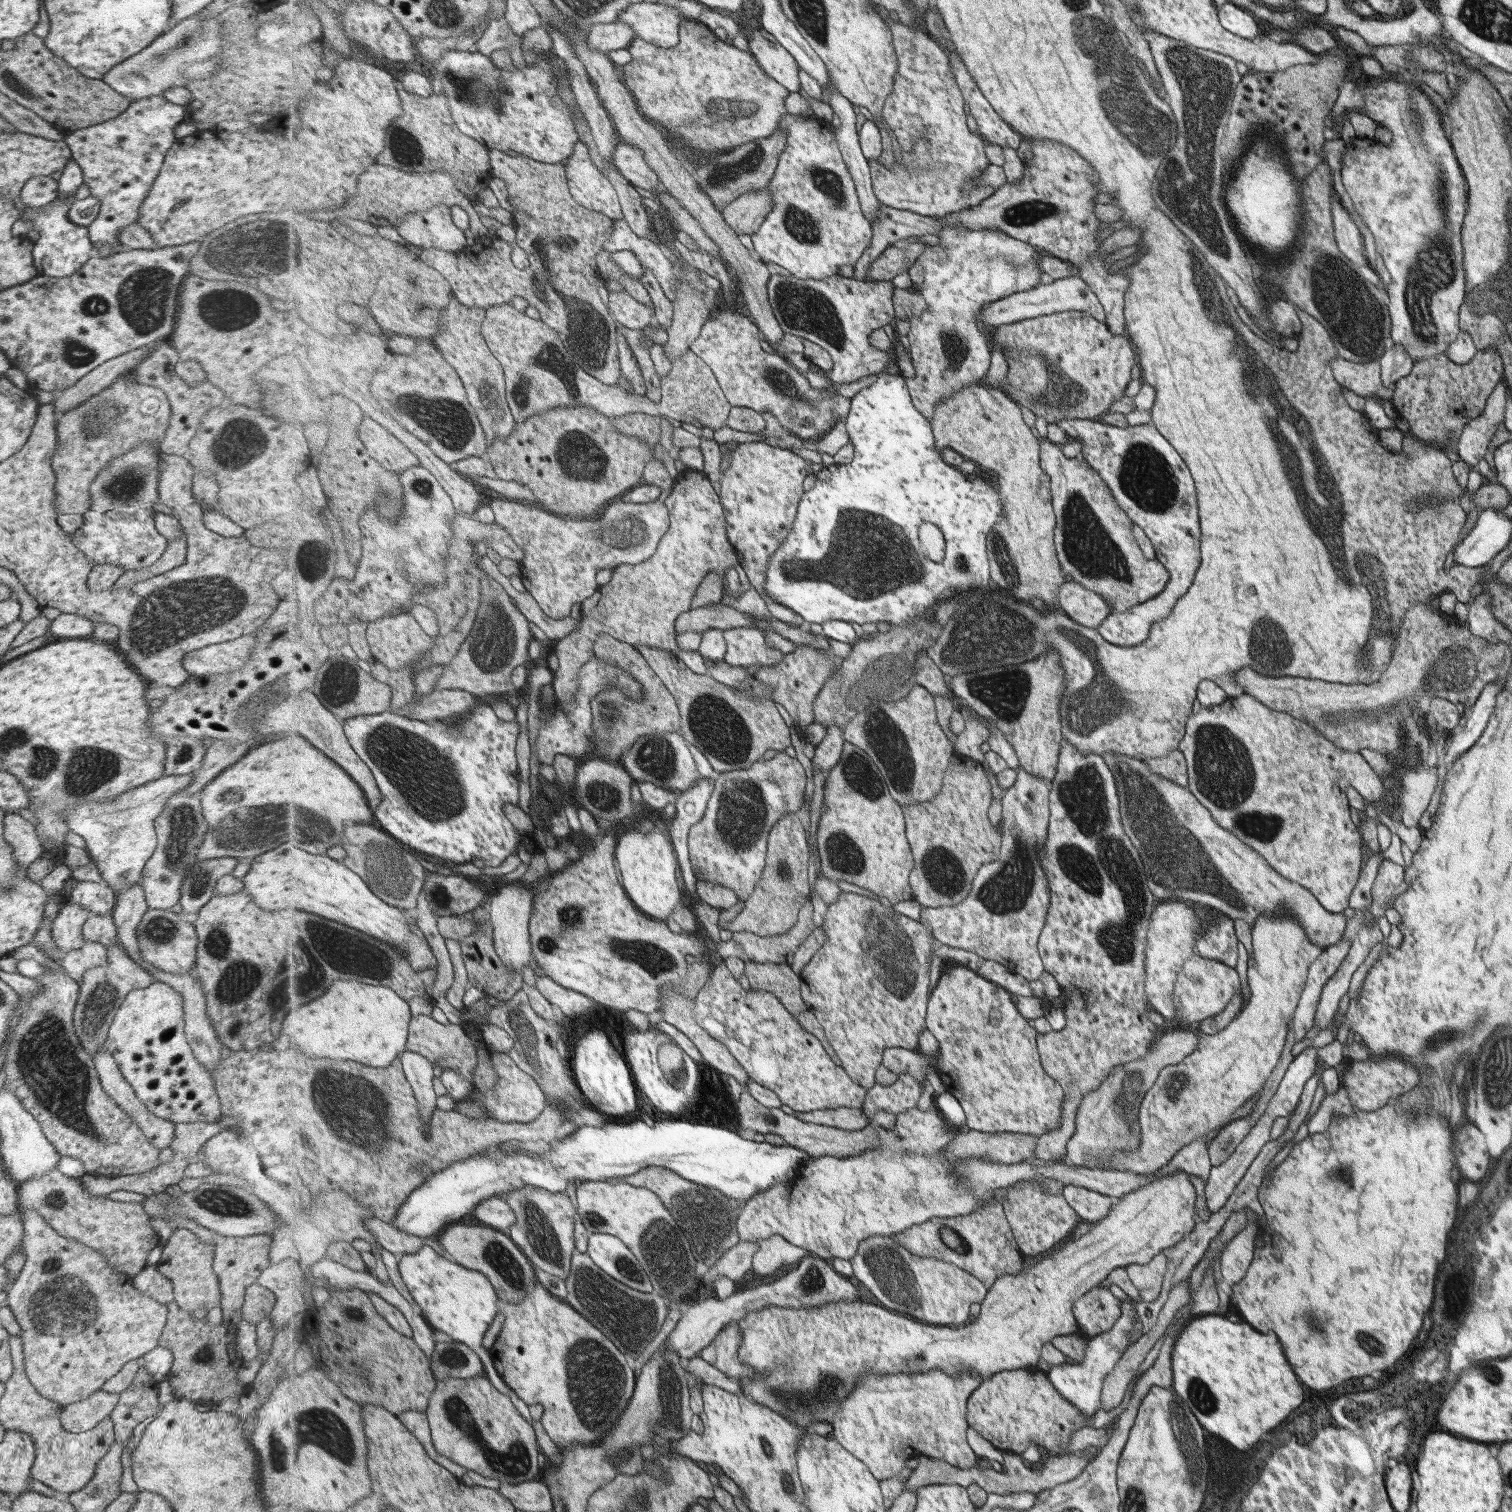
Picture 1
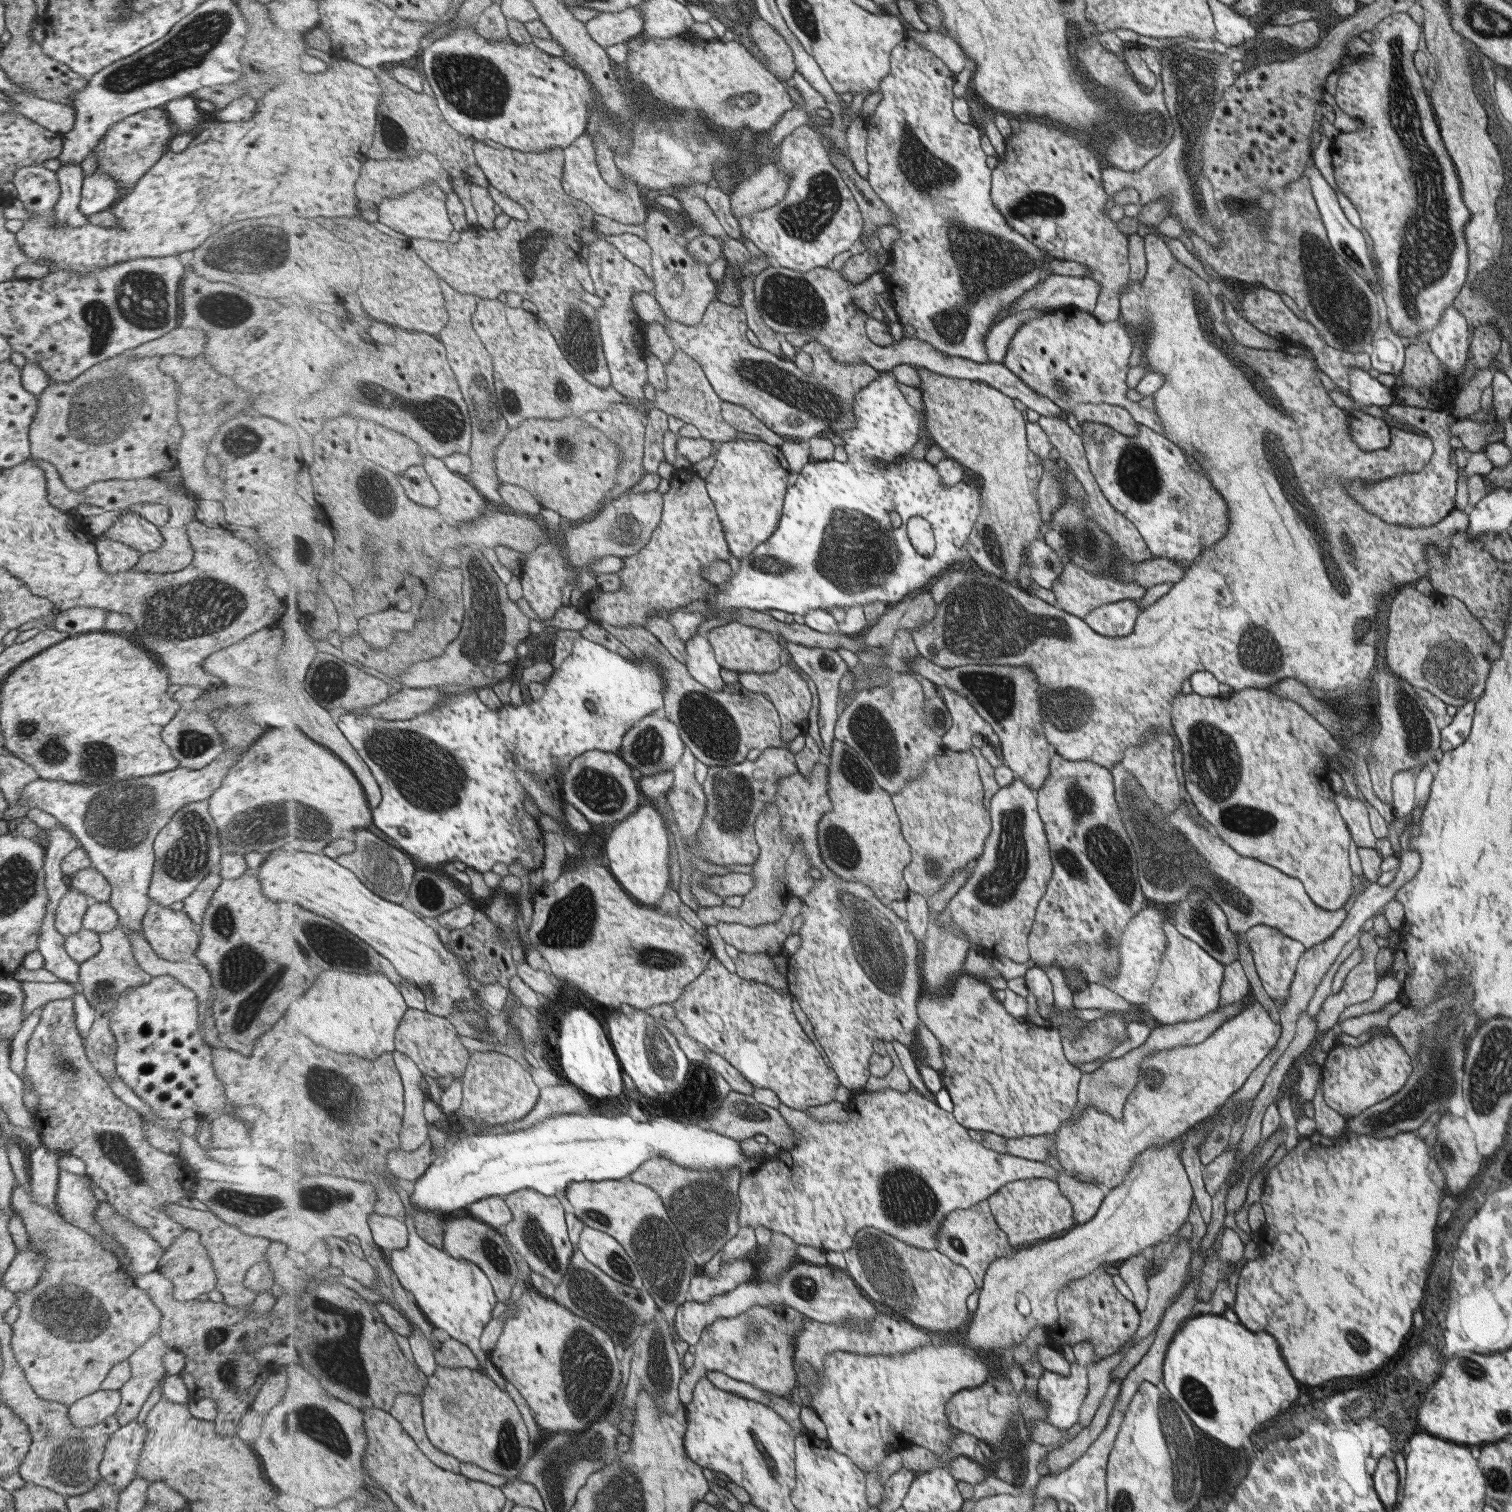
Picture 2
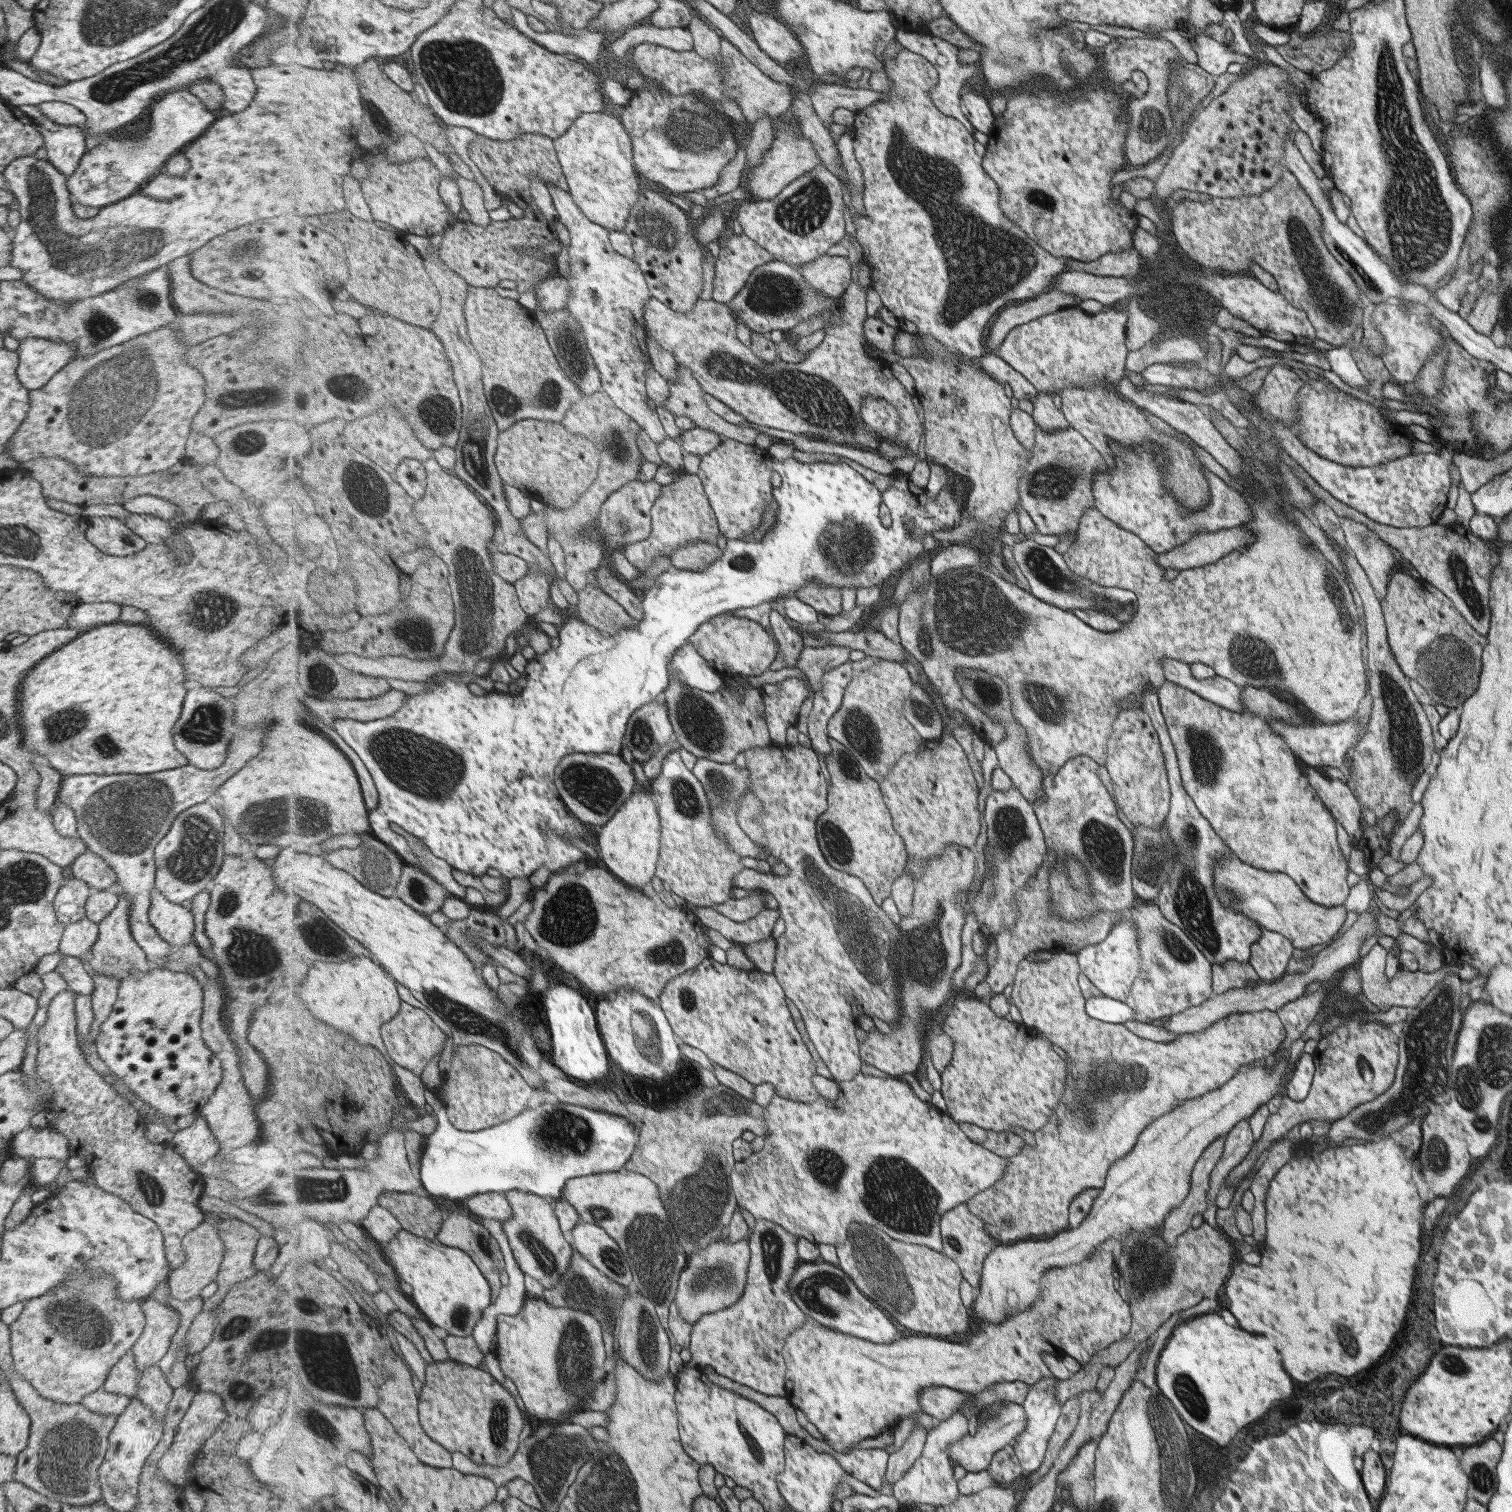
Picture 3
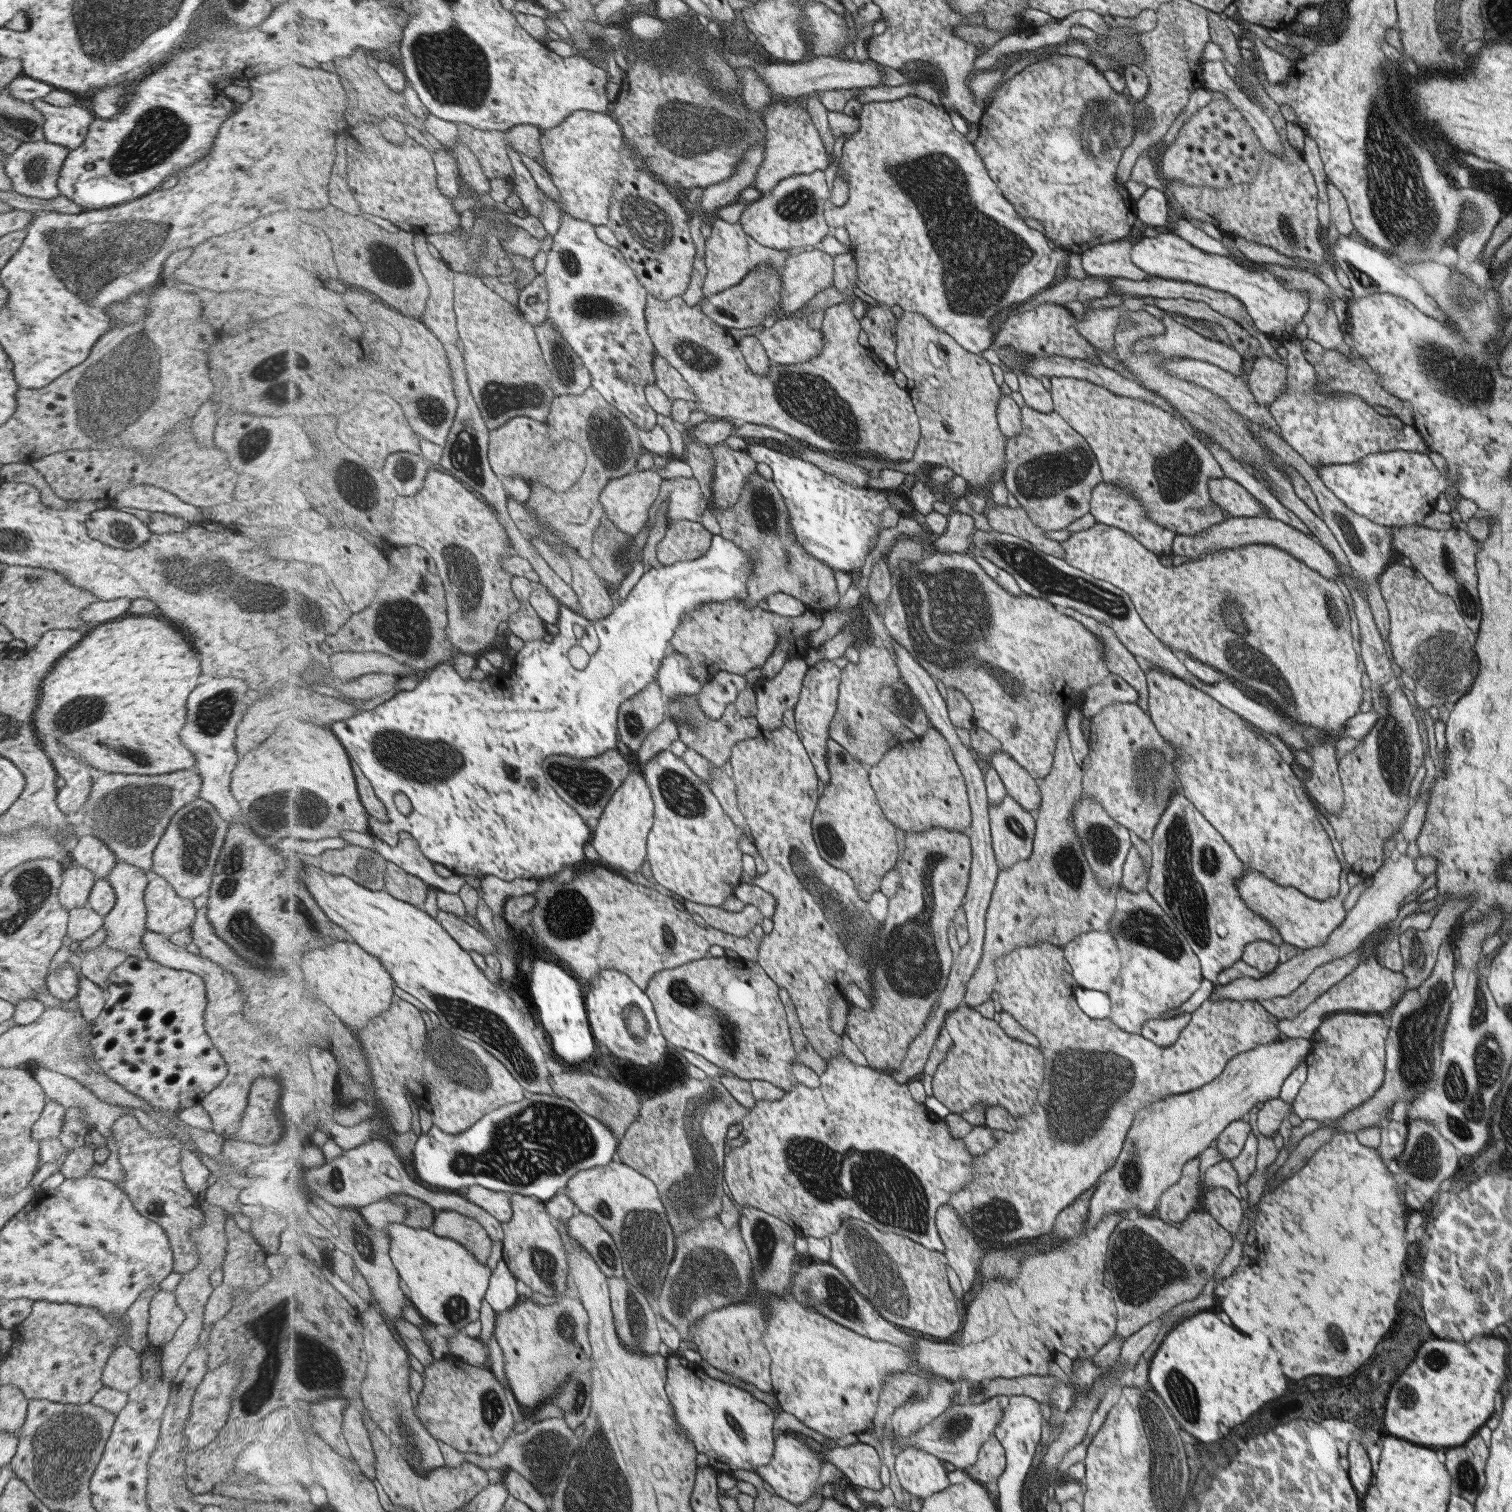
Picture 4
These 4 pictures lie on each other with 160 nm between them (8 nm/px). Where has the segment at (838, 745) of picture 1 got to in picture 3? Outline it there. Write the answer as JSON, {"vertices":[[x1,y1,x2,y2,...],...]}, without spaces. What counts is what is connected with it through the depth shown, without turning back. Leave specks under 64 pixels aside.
{"vertices":[[827,645,825,647,804,647,797,667,807,676,813,690,822,688,822,680,831,669,849,663,851,648]]}

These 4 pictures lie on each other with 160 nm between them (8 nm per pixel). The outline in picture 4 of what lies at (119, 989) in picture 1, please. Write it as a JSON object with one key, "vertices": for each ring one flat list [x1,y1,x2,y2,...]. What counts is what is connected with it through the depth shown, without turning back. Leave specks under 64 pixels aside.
{"vertices":[[115,860,115,865,111,869,111,872,106,876,105,880,110,884,110,887,113,889,115,902,111,907,111,910,104,915,102,922,102,928,105,930,105,938,100,946,101,951,106,951,111,948,122,952,125,956,136,956,139,960,145,960,147,958,145,950,143,950,142,944,142,934,144,933,145,928,145,907,143,900,143,893,146,884,149,881,150,875,147,872,143,872,140,868,137,868,133,865,127,865,123,861]]}

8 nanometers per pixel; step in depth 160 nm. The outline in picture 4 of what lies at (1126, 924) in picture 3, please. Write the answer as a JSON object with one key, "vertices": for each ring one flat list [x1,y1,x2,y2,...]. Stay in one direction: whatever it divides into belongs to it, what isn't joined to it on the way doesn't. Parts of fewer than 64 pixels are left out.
{"vertices":[[1095,931,1079,933,1072,938,1062,948,1067,962,1071,965,1069,972,1077,986,1086,988,1086,990,1097,990,1107,993,1113,979,1117,978,1122,964,1120,963,1120,954,1116,947,1113,935,1110,932]]}

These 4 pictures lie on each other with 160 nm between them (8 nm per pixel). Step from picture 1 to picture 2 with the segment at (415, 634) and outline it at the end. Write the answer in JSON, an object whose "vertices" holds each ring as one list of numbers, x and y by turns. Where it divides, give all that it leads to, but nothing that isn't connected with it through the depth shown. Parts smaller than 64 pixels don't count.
{"vertices":[[387,609,369,614,358,622,359,635,374,648,386,648,396,640,398,632,407,632,416,627,419,617,397,609]]}

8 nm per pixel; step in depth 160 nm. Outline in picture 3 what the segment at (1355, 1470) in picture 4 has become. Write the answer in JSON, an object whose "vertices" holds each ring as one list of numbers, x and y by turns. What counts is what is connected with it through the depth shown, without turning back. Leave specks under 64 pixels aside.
{"vertices":[[1377,1452,1363,1454,1363,1468,1361,1468,1361,1484,1367,1493,1371,1506,1375,1508,1380,1503,1386,1487,1385,1468,1377,1456]]}

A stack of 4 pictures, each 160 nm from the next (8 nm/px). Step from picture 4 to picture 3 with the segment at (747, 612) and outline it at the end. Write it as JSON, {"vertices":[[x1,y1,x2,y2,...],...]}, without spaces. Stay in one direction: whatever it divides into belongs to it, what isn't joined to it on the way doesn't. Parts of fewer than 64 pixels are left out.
{"vertices":[[723,613,702,624,689,642,693,643,709,664,720,673,730,672,736,677,761,676,771,668,780,650,778,640,773,636,773,632,767,632,761,624,753,620]]}

